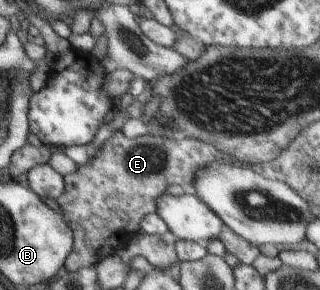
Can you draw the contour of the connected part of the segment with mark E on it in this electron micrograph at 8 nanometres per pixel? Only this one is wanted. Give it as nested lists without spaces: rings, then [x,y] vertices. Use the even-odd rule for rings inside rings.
[[[115,131],[96,152],[95,158],[78,165],[73,175],[64,177],[64,191],[58,203],[74,238],[72,251],[65,261],[67,271],[96,267],[95,263],[105,256],[127,246],[141,231],[140,223],[145,216],[156,213],[155,201],[167,187],[179,185],[190,191],[198,172],[210,163],[243,165],[215,146],[186,136],[174,134],[166,138],[159,134],[145,134],[139,138],[128,138],[122,135],[122,131]]]

